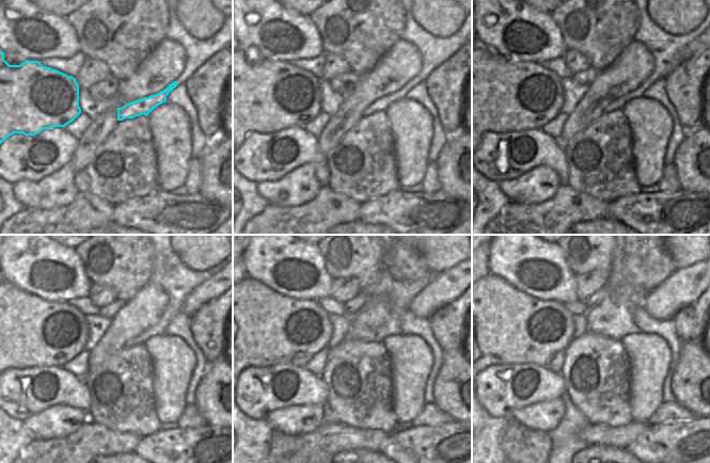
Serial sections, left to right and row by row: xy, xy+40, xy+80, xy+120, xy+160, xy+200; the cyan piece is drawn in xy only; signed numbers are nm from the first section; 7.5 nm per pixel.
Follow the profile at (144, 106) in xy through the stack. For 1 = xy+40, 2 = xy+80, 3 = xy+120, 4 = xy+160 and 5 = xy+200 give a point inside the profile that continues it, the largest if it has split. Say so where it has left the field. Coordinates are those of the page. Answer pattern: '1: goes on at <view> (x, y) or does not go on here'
1: goes on at xy+40 (381, 105)
2: goes on at xy+80 (620, 102)
3: goes on at xy+120 (159, 328)
4: goes on at xy+160 (391, 326)
5: goes on at xy+200 (613, 319)

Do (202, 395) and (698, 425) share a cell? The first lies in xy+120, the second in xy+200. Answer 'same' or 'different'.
different

